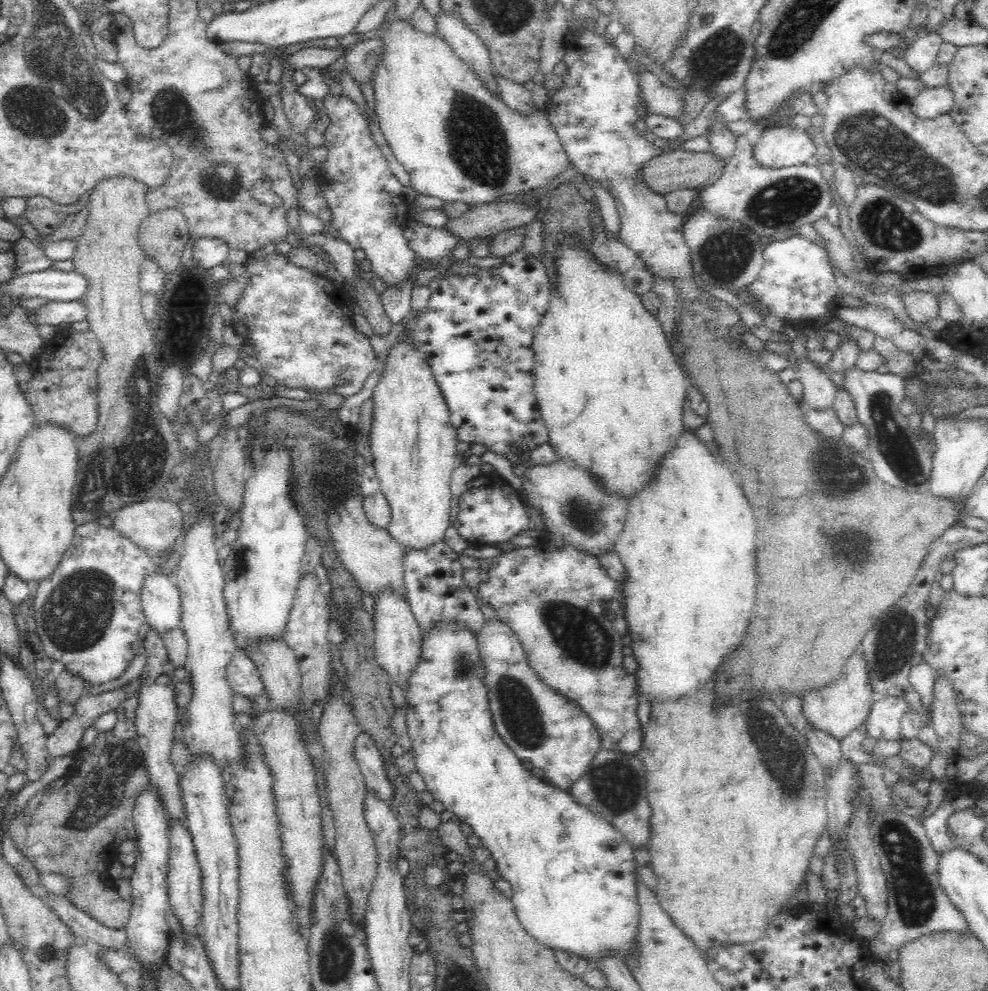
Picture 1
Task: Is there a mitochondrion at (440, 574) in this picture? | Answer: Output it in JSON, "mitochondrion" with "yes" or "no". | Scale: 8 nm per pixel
{"mitochondrion":"no"}

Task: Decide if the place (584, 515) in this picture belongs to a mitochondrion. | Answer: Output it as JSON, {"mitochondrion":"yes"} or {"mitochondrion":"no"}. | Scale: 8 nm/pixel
{"mitochondrion":"yes"}

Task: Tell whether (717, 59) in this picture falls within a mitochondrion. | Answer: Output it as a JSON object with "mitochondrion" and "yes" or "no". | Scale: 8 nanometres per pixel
{"mitochondrion":"yes"}

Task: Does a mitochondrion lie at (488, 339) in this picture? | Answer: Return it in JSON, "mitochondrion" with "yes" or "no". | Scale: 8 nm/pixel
{"mitochondrion":"no"}

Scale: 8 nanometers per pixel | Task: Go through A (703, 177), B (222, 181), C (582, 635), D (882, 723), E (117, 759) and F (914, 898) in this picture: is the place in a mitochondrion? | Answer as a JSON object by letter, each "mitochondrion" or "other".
{"A":"other","B":"mitochondrion","C":"mitochondrion","D":"other","E":"mitochondrion","F":"mitochondrion"}

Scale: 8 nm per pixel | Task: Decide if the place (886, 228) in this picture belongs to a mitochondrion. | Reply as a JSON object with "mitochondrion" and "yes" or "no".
{"mitochondrion":"yes"}

